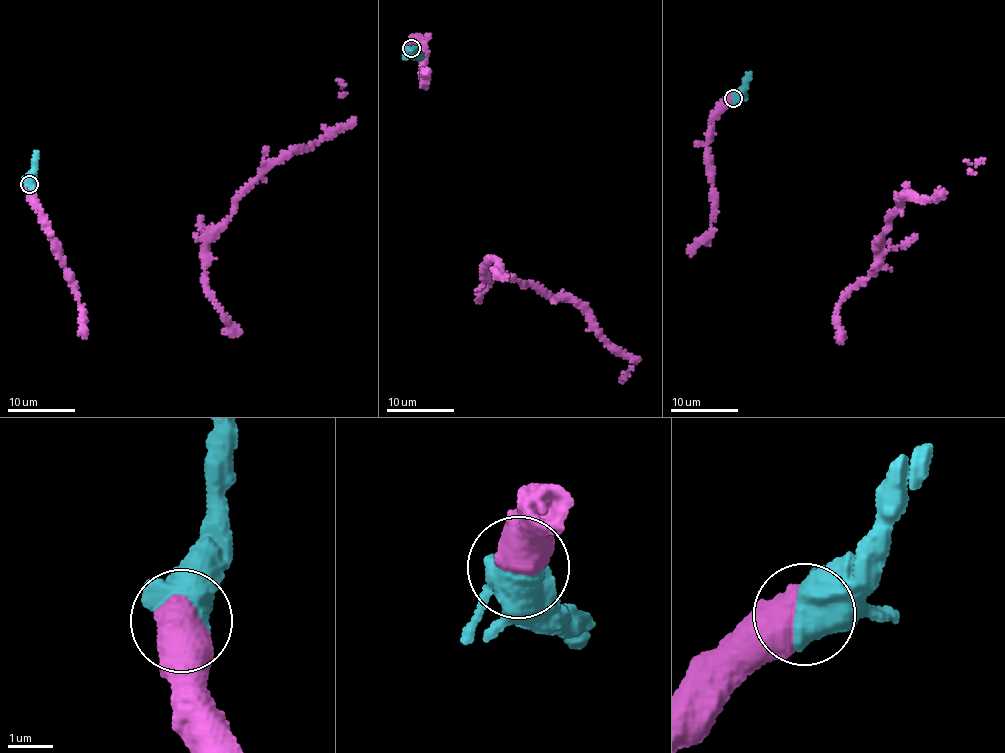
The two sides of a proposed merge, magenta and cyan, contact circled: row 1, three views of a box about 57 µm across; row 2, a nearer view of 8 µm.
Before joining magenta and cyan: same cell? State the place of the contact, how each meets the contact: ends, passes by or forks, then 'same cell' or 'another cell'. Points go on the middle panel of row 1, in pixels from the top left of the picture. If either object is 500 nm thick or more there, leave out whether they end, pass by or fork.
(411, 48) | same cell

